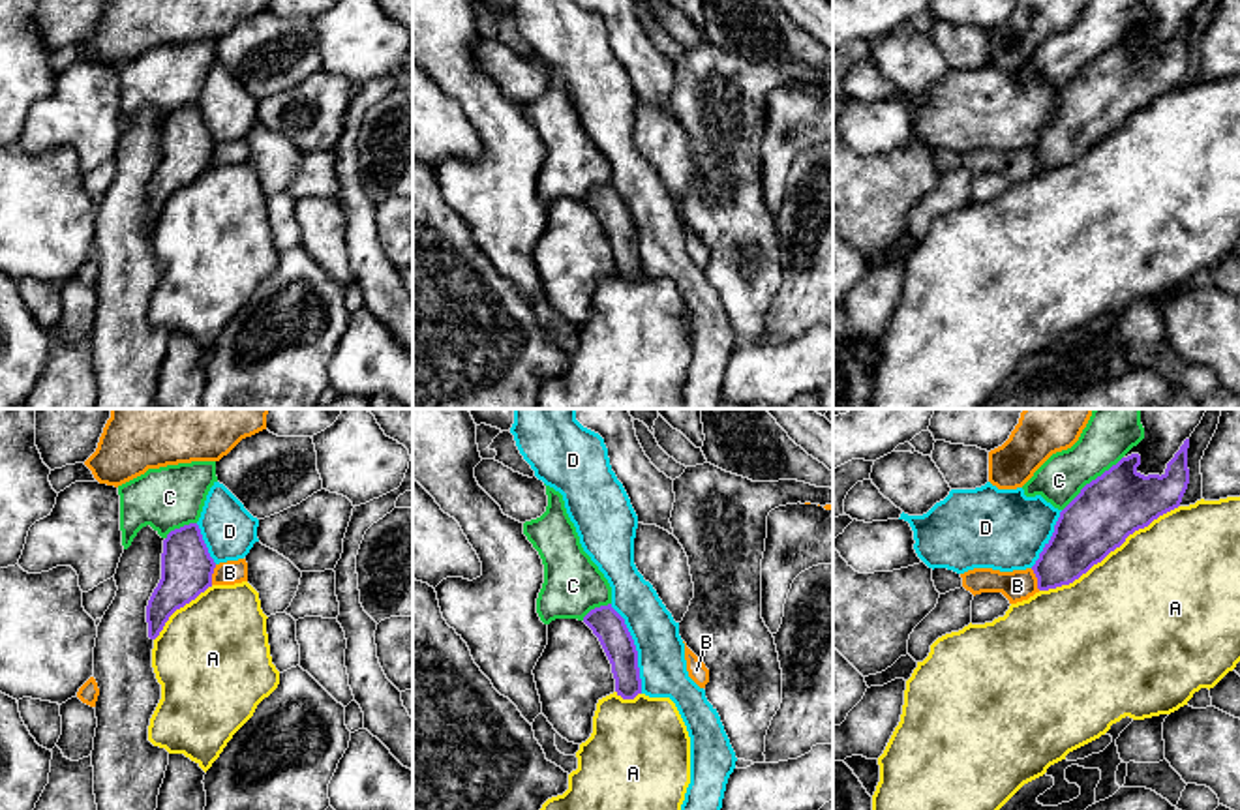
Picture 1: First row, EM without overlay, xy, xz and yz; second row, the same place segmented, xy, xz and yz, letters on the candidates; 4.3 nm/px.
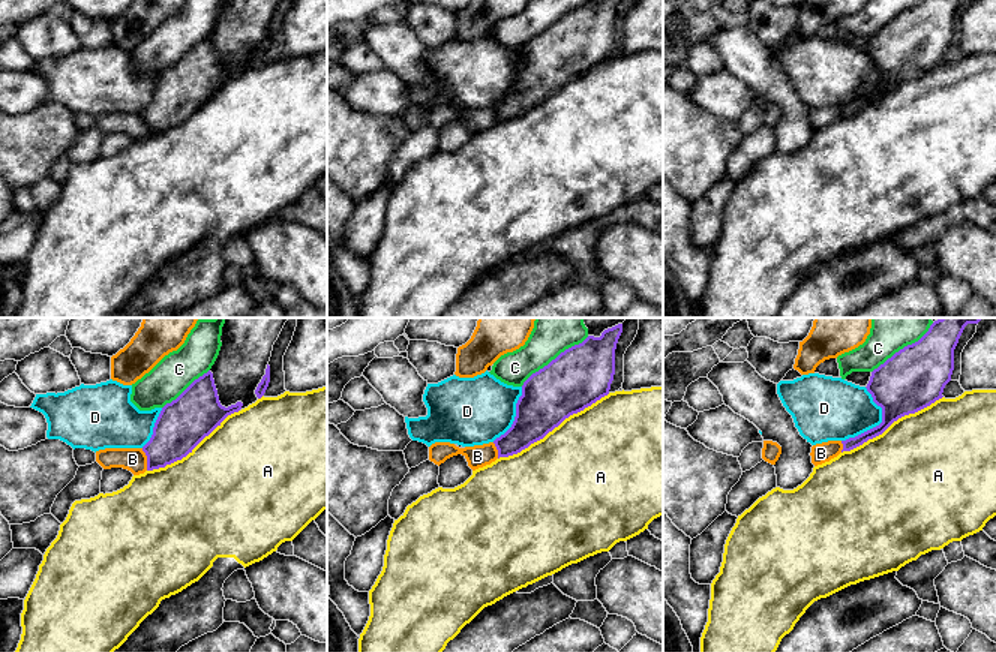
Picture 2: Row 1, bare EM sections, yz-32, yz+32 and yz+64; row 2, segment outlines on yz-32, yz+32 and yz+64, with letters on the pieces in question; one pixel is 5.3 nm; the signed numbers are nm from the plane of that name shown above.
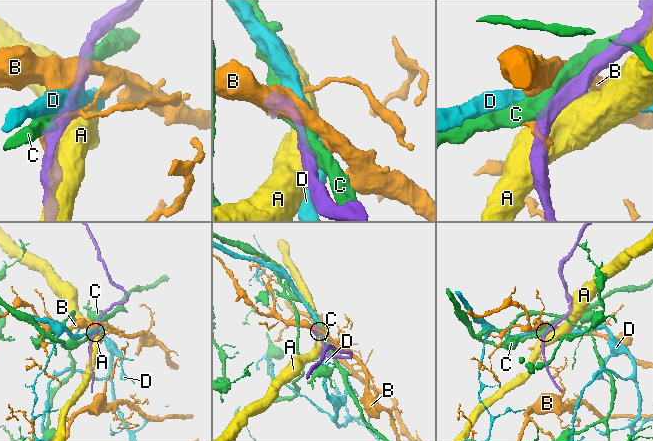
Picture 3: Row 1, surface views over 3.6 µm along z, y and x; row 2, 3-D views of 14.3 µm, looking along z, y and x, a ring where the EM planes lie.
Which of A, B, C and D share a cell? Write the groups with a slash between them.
A / B / C / D

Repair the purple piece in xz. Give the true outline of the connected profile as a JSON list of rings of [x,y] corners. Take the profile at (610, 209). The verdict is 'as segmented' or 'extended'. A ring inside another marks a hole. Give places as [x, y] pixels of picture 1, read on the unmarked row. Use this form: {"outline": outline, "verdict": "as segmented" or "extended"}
{"outline": [[[600,186],[591,189],[583,202],[598,218],[615,259],[615,272],[623,279],[634,279],[642,274],[642,259],[638,248],[638,231],[625,204],[625,199],[612,188]]], "verdict": "as segmented"}

